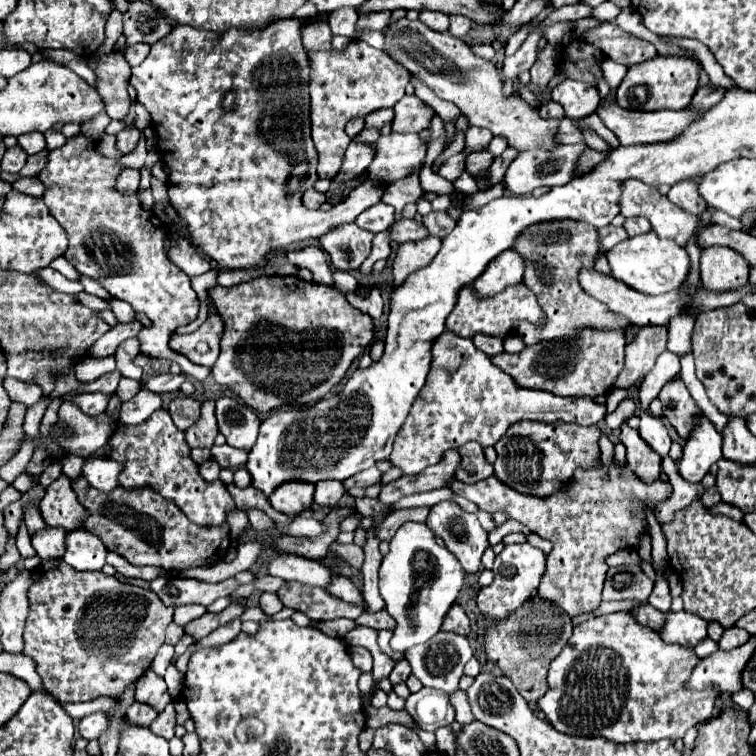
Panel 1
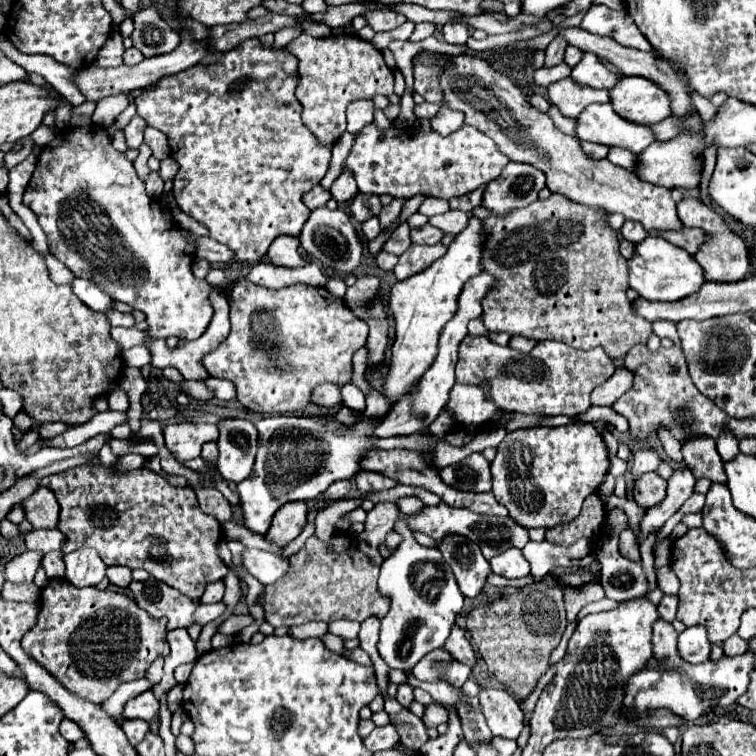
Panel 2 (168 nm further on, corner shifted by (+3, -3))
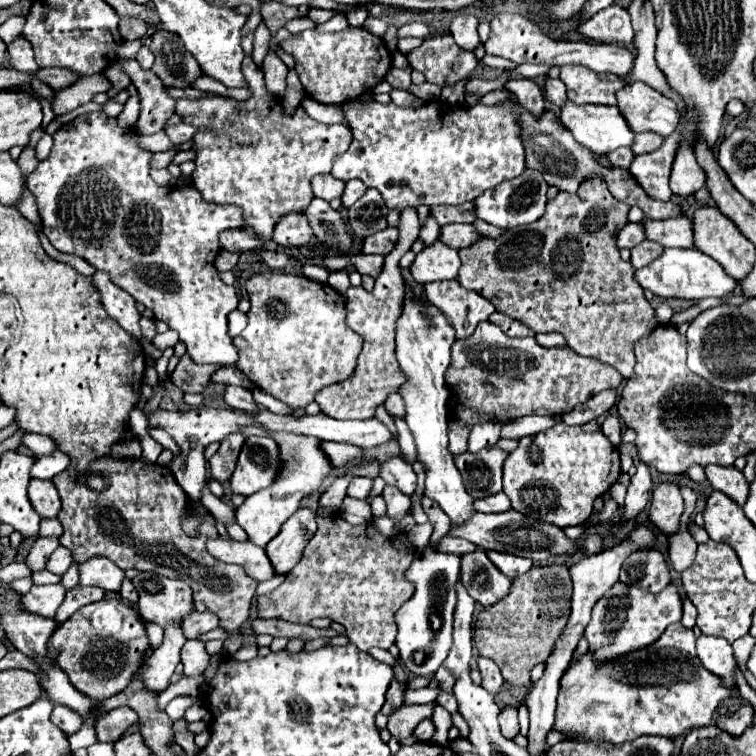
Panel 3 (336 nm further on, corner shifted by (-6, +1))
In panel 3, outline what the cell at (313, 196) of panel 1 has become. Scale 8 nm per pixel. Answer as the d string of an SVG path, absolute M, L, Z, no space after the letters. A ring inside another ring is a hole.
M317 175L311 179L311 187L313 187L313 195L325 201L331 201L335 197L341 197L345 183L331 177L331 175Z

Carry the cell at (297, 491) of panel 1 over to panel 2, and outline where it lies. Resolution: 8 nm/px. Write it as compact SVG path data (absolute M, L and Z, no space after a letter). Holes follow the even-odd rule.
M302 501L282 505L282 509L278 509L270 529L264 535L266 541L278 547L286 547L290 541L294 541L302 533L306 525L306 513L308 513L306 503Z

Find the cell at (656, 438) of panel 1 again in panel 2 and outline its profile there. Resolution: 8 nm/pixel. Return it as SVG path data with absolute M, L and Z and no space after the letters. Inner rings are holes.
M640 449L632 457L632 475L634 475L634 479L638 479L642 473L656 471L658 465L660 465L660 457L658 457L656 451L652 451L652 449Z

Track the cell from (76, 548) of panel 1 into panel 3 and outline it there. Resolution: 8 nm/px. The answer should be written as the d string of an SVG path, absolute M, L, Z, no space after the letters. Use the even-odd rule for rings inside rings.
M91 557L79 563L79 585L95 585L105 591L119 591L125 573L107 557Z

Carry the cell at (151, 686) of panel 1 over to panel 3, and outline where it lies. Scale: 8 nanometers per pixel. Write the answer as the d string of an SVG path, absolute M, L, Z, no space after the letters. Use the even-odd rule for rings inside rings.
M127 705L111 709L95 725L97 739L99 741L113 741L113 739L117 739L135 719L137 719L137 713L131 707L127 707Z

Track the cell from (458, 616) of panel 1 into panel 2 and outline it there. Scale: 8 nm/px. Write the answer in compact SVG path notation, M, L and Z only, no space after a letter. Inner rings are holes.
M458 625L452 627L452 633L450 633L450 637L448 637L444 649L446 649L448 653L452 653L452 657L454 657L456 661L460 661L460 663L464 663L464 665L472 665L472 667L474 667L474 665L478 663L478 657L476 657L476 653L474 653L470 641L466 639L464 629L460 629Z

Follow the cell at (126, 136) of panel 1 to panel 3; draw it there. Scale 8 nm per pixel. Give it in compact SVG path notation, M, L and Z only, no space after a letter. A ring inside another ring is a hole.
M119 59L119 65L141 95L141 115L135 125L137 133L153 135L161 131L165 121L175 113L175 99L165 93L161 79L153 71L143 71L135 59Z

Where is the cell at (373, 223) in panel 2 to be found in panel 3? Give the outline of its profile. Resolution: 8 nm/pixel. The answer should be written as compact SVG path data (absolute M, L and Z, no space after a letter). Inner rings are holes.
M387 227L383 231L377 231L375 235L371 235L371 237L367 237L363 241L363 253L387 255L393 249L393 245L395 245L397 235L399 235L399 231L395 227Z

